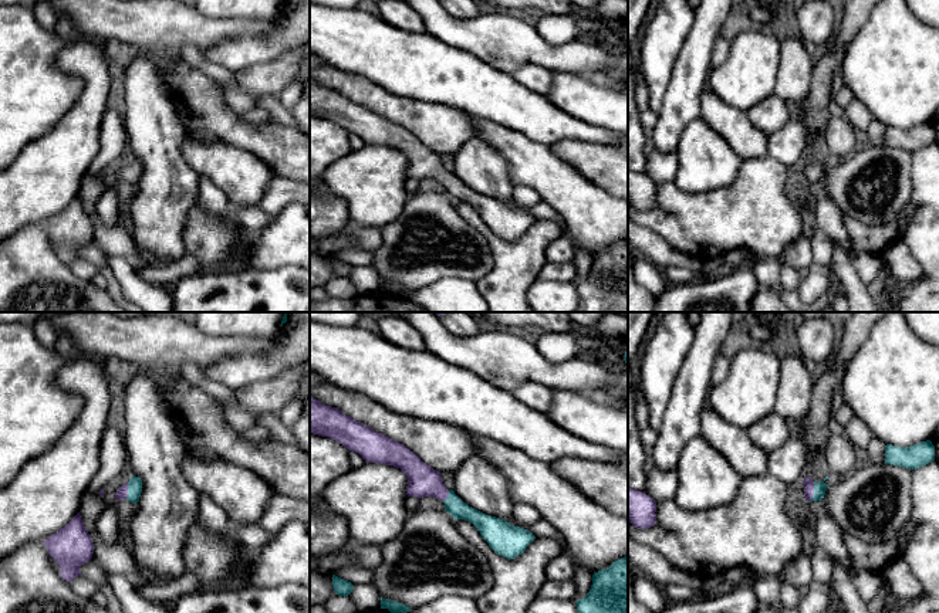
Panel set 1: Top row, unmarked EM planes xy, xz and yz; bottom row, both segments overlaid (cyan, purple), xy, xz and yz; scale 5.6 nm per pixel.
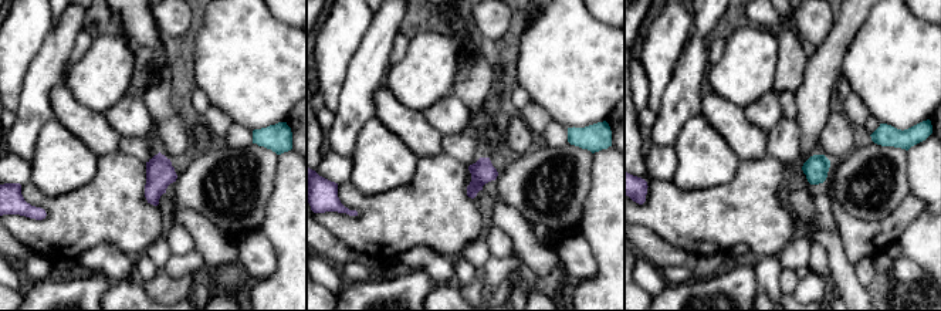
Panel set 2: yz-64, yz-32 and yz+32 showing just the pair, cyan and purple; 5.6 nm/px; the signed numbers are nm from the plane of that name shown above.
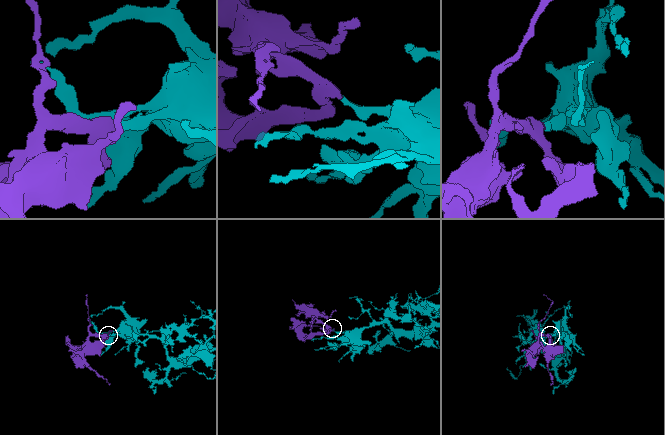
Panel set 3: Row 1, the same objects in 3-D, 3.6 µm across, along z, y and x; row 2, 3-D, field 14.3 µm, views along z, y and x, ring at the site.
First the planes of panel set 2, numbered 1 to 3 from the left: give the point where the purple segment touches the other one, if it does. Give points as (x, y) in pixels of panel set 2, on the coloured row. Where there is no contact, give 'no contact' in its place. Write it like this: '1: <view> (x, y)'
1: no contact
2: no contact
3: no contact

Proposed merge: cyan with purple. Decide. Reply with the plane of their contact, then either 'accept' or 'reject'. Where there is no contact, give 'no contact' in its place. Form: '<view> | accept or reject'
yz | accept

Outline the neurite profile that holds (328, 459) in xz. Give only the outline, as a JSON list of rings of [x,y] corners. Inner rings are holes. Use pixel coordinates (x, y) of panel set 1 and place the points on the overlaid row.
[[[310,433],[310,501],[318,502],[325,487],[349,471],[349,450],[338,441]]]

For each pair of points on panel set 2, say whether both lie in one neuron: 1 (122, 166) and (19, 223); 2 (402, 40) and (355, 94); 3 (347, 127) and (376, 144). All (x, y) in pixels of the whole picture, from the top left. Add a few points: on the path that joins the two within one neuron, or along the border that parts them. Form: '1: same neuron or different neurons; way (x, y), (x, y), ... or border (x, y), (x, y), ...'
1: same neuron; way (97, 192), (61, 227), (44, 227)
2: different neurons; border (399, 30), (391, 53), (391, 61)
3: different neurons; border (373, 115), (362, 127), (351, 155)

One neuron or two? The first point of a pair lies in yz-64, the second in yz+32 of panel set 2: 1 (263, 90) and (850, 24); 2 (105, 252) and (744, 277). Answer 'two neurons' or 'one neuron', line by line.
1: two neurons
2: two neurons

